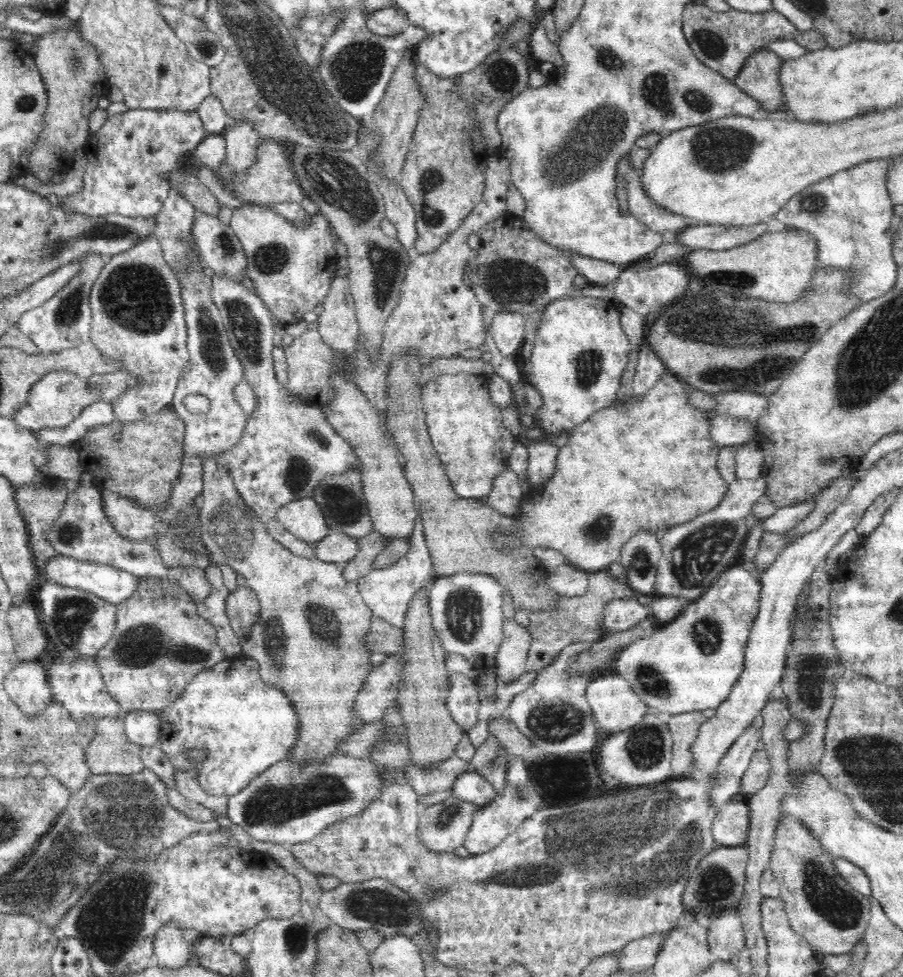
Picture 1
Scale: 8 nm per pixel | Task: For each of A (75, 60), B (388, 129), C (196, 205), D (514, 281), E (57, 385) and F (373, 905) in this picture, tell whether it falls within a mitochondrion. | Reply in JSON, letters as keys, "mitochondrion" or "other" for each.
{"A":"mitochondrion","B":"other","C":"other","D":"mitochondrion","E":"other","F":"mitochondrion"}

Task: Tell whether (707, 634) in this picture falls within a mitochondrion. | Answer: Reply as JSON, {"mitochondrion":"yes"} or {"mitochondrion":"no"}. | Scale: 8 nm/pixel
{"mitochondrion":"yes"}

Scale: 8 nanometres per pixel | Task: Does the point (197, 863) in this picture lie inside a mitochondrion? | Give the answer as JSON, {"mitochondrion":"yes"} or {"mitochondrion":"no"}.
{"mitochondrion":"no"}

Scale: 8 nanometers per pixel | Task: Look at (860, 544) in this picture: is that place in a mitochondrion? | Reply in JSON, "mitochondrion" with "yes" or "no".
{"mitochondrion":"no"}

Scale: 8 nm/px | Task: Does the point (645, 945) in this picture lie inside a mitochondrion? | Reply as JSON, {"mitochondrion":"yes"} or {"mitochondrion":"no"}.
{"mitochondrion":"no"}

